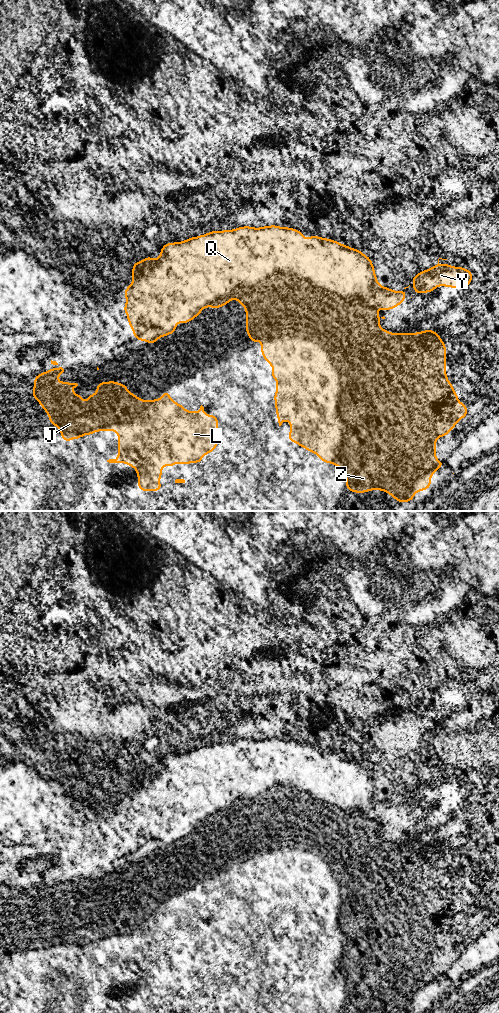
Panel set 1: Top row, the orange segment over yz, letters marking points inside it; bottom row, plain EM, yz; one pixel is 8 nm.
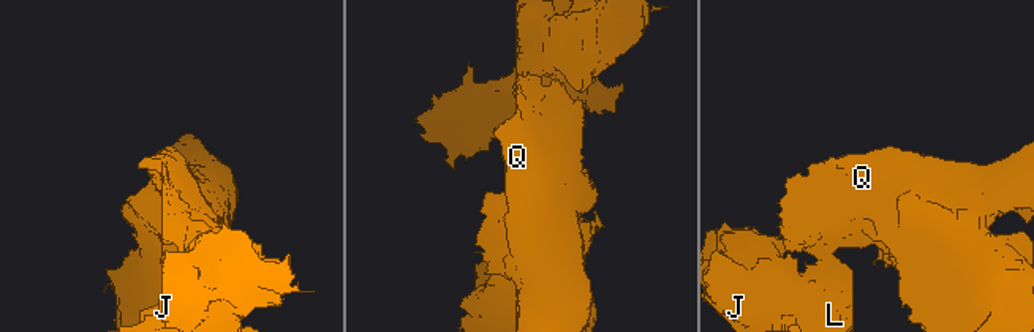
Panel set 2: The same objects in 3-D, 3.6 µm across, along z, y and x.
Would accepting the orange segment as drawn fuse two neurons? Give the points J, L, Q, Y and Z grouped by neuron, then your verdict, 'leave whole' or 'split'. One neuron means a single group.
J L Q Y Z | leave whole

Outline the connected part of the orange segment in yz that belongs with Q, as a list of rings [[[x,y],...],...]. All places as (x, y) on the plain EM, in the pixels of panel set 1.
[[[277,737],[263,738],[261,740],[241,738],[233,742],[210,743],[207,746],[200,747],[198,749],[191,749],[182,754],[166,755],[160,762],[159,771],[155,772],[151,768],[148,768],[140,774],[134,774],[131,785],[133,793],[131,797],[128,798],[123,804],[127,811],[126,817],[123,819],[123,823],[127,825],[128,836],[132,840],[133,847],[136,852],[147,853],[149,857],[155,856],[158,850],[175,845],[177,841],[177,834],[185,836],[192,833],[196,828],[201,826],[201,823],[204,819],[212,819],[215,821],[221,820],[222,818],[228,816],[231,811],[237,811],[238,814],[241,815],[242,818],[246,821],[246,845],[250,849],[250,853],[252,855],[256,855],[259,851],[262,852],[262,858],[259,860],[259,862],[262,864],[262,869],[271,877],[271,879],[274,880],[274,882],[271,884],[271,890],[278,892],[278,894],[275,896],[278,902],[274,905],[274,913],[276,916],[275,923],[277,925],[279,938],[281,938],[287,931],[290,932],[290,946],[287,948],[287,950],[292,955],[297,955],[300,959],[304,959],[307,963],[313,964],[315,967],[320,968],[323,975],[333,975],[336,979],[341,979],[343,986],[346,988],[346,1001],[348,1003],[353,1003],[354,1005],[365,1005],[370,1002],[381,1002],[391,1007],[396,1013],[413,1013],[414,1006],[417,1003],[425,1003],[430,1000],[431,987],[436,985],[436,983],[445,976],[444,973],[438,973],[436,971],[436,951],[438,949],[445,949],[448,945],[450,945],[455,937],[462,930],[466,929],[469,921],[464,915],[460,915],[458,913],[458,907],[454,903],[453,897],[449,894],[446,888],[446,857],[434,842],[428,841],[418,845],[394,846],[384,842],[379,837],[380,828],[376,821],[381,820],[383,822],[393,822],[397,817],[404,816],[404,810],[407,807],[407,804],[404,802],[408,799],[405,799],[403,802],[396,804],[388,799],[380,798],[375,787],[372,772],[363,766],[360,762],[348,759],[329,750],[320,750],[316,747],[310,748],[306,753],[304,751],[304,746],[300,742],[296,742],[294,740],[279,739]]]

